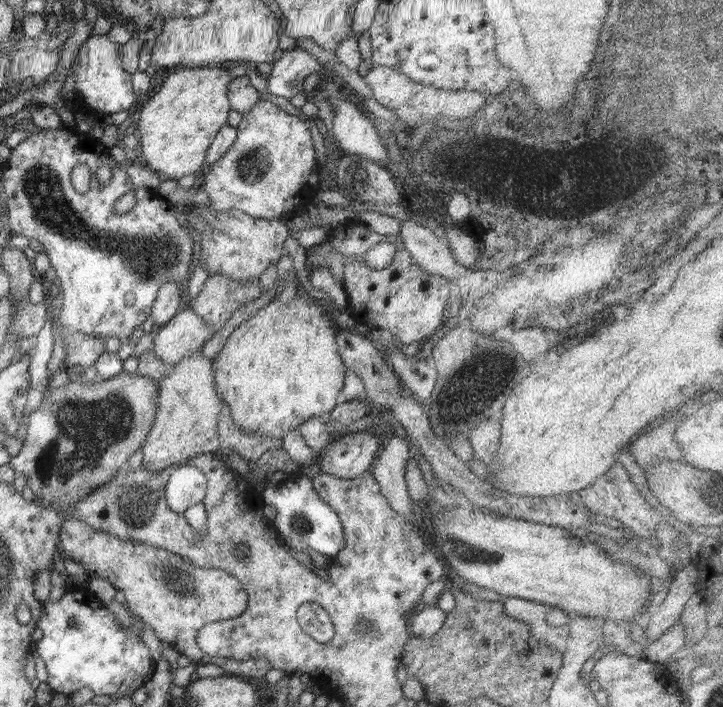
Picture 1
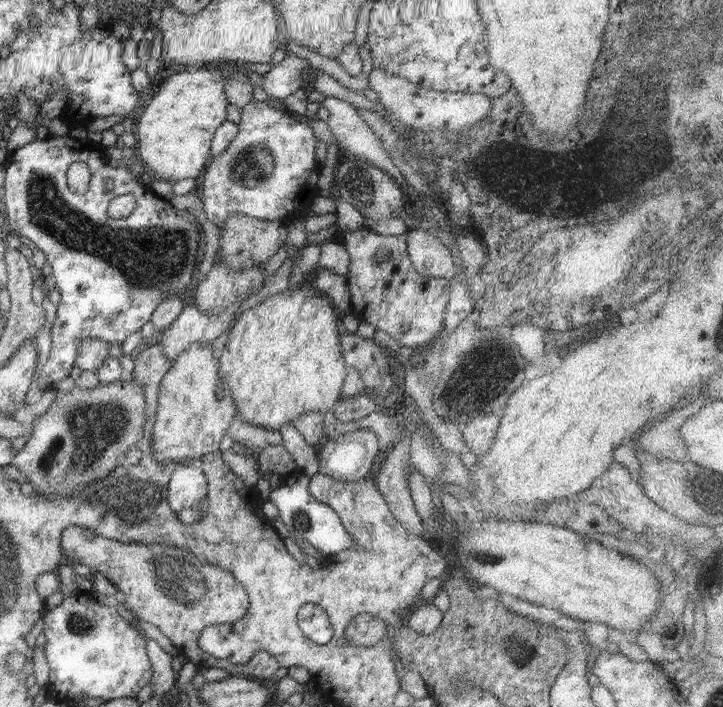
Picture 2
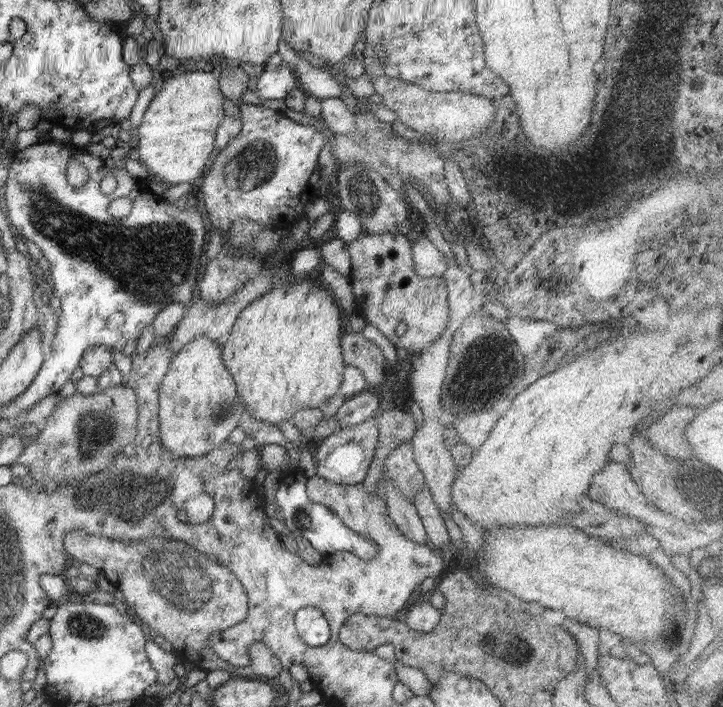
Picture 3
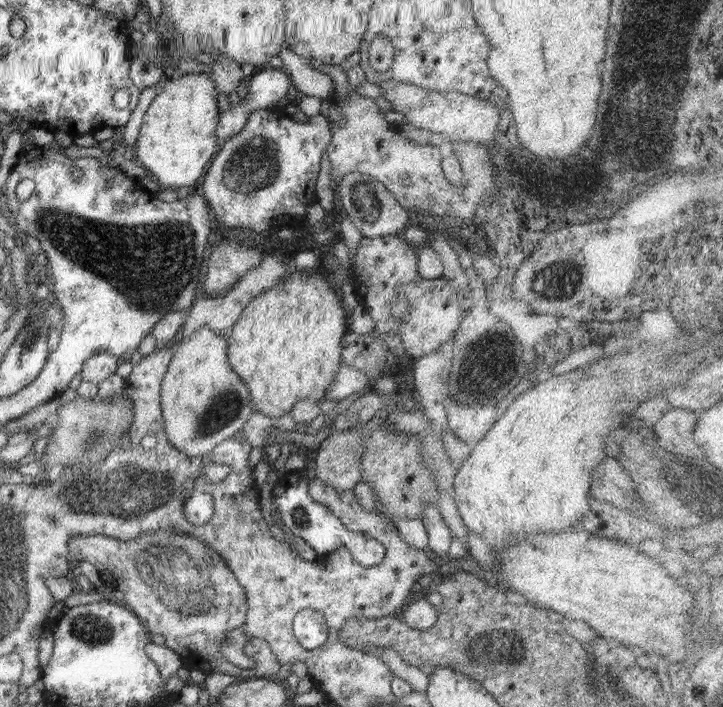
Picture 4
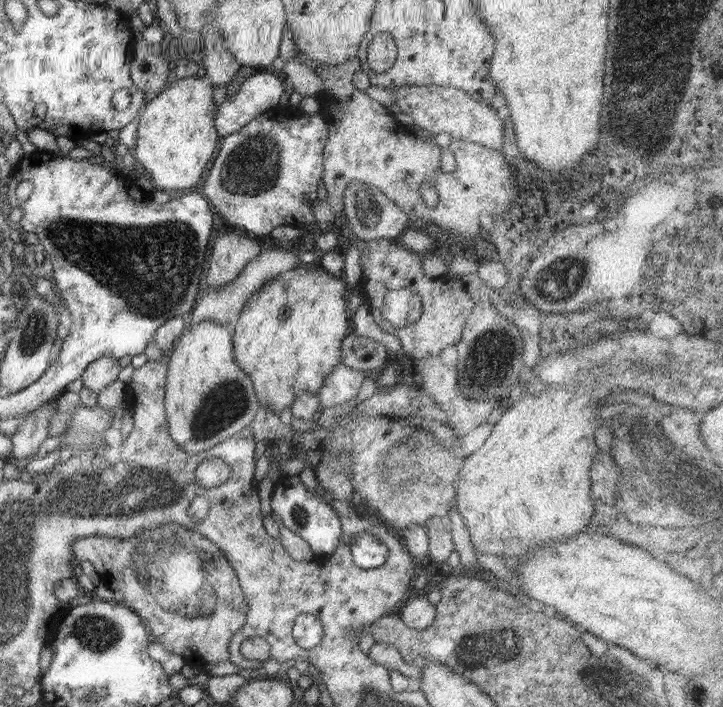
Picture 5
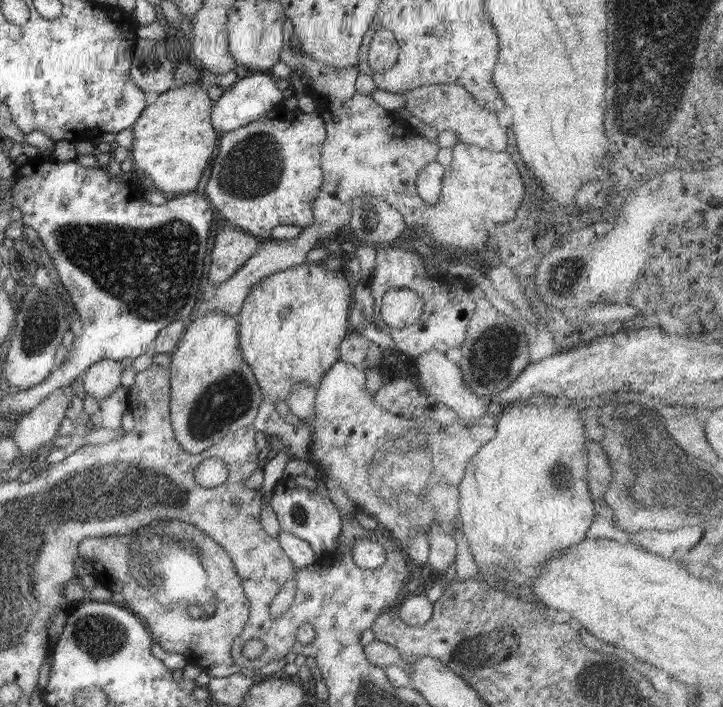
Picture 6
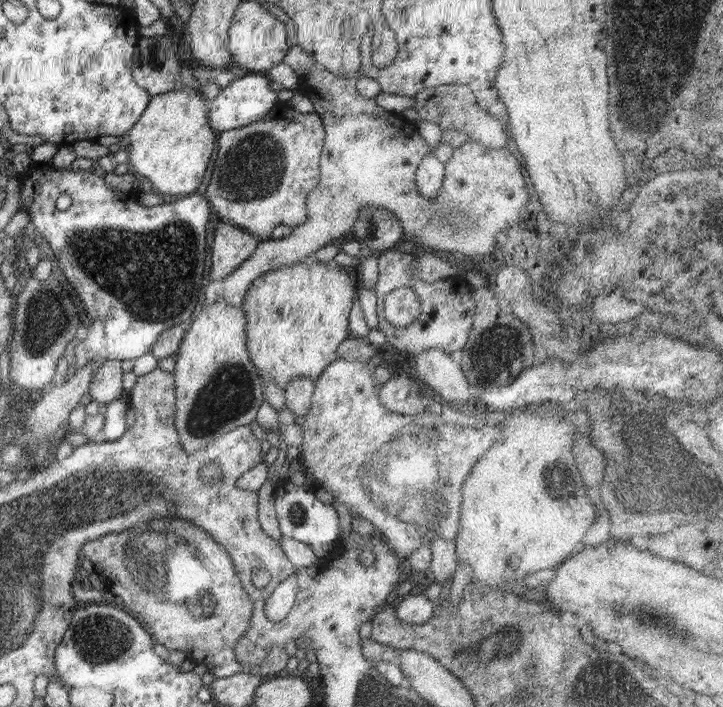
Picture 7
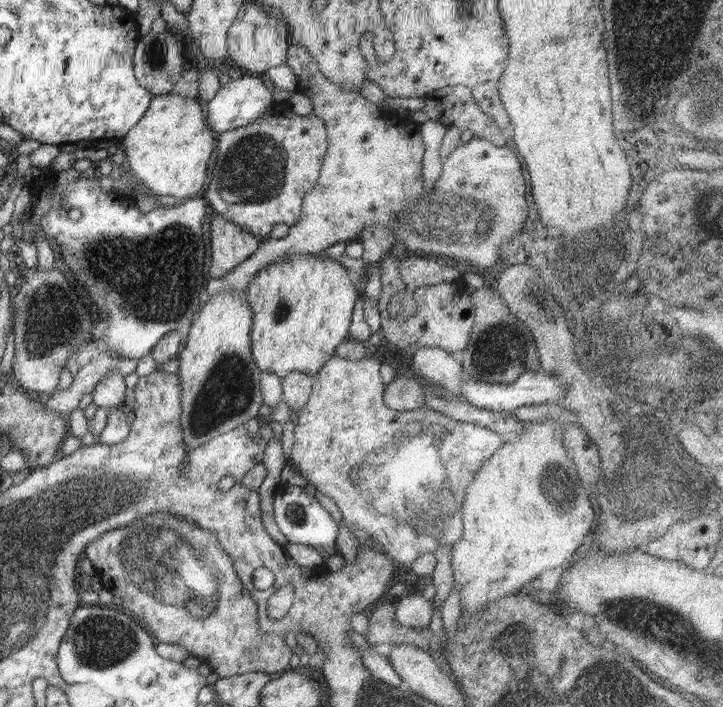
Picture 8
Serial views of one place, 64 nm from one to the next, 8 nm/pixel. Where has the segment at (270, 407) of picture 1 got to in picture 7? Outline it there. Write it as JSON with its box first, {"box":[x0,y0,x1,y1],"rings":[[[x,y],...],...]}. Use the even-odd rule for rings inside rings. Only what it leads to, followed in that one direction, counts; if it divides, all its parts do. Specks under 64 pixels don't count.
{"box":[242,258,358,390],"rings":[[[312,258],[274,268],[256,277],[246,293],[242,309],[246,313],[246,348],[252,364],[259,370],[261,382],[273,380],[284,390],[297,376],[315,381],[333,360],[338,359],[337,348],[350,335],[348,316],[357,300],[358,288],[343,267]]]}

